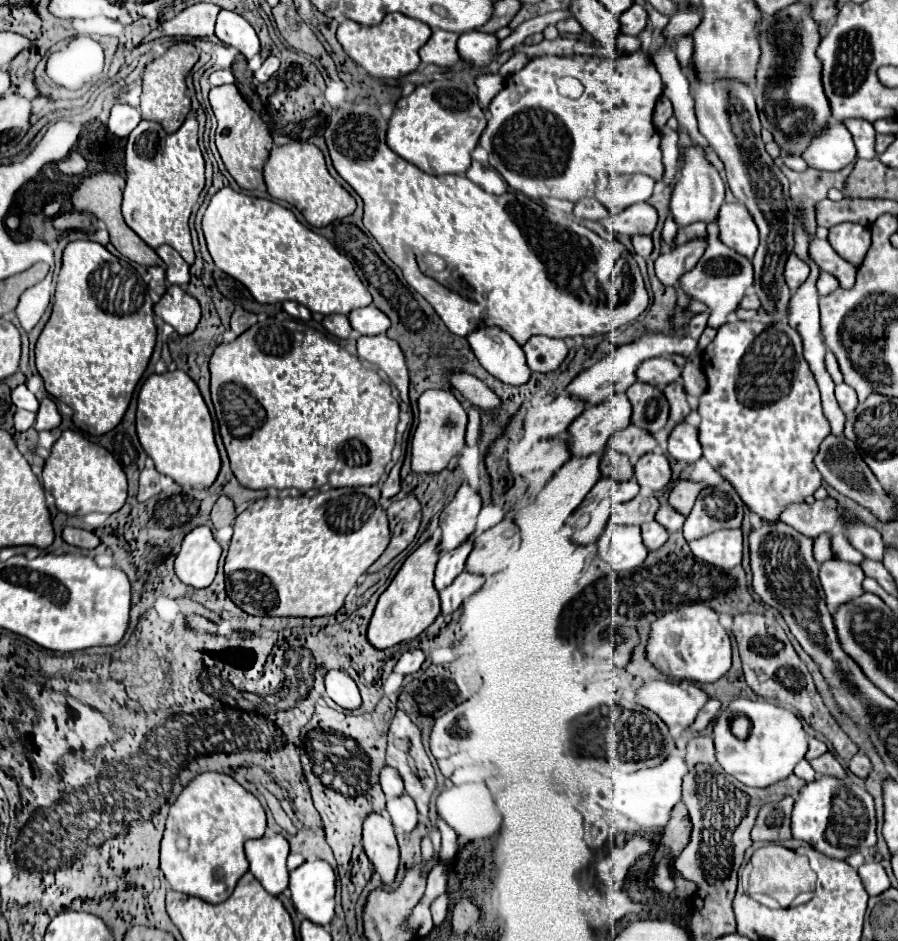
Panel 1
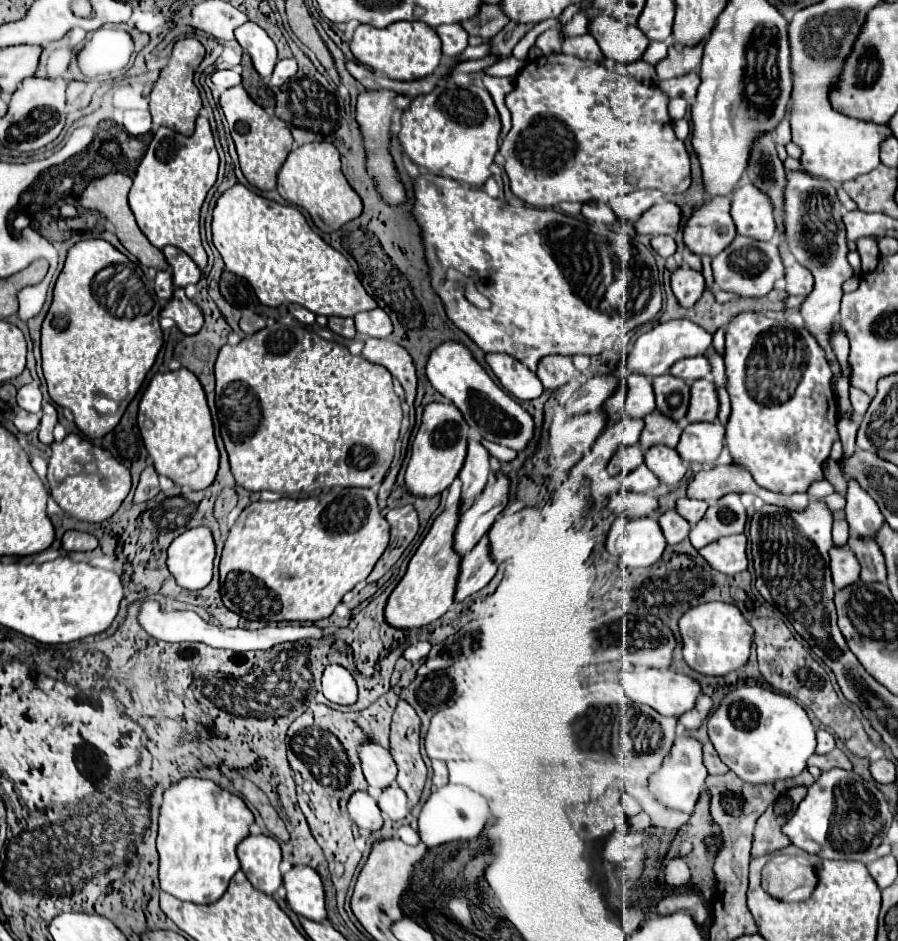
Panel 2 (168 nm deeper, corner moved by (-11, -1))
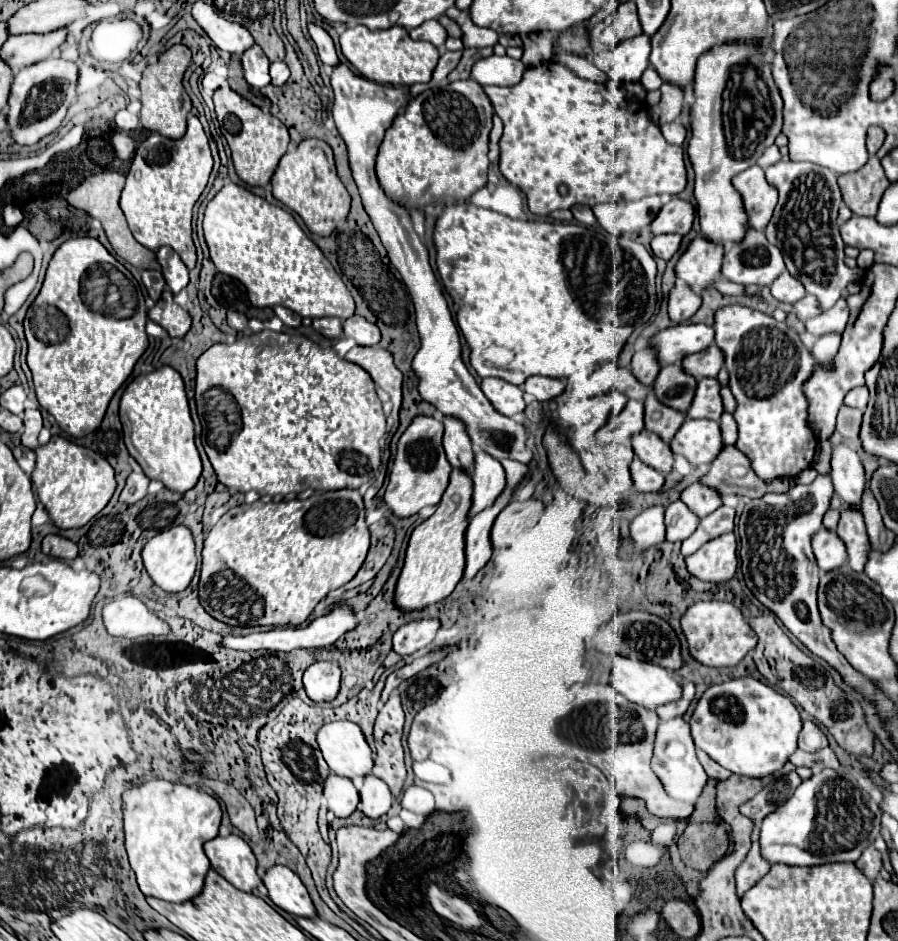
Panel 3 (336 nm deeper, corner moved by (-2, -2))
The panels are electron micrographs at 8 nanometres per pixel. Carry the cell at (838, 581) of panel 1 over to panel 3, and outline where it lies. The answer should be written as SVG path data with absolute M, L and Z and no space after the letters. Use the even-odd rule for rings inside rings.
M824 526L812 536L812 550L818 560L820 570L834 570L846 562L846 546L836 532L826 530Z

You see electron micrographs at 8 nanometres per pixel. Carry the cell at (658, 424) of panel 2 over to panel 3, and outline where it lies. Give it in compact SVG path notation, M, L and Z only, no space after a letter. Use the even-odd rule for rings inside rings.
M654 392L648 394L648 398L644 400L644 406L646 406L646 414L644 414L646 430L658 434L664 442L670 442L678 432L678 428L682 426L686 414L658 402Z

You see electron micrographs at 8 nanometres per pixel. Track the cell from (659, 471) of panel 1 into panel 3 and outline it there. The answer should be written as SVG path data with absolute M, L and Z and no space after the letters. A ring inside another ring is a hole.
M642 430L640 434L634 434L632 438L632 448L634 454L648 466L656 468L662 474L668 474L672 470L674 464L674 454L670 450L670 446L666 442L662 442L662 438L654 436L648 430Z

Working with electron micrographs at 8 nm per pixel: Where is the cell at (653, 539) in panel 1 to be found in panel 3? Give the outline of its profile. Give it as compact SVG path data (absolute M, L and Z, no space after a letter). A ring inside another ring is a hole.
M682 500L672 502L666 508L666 540L686 540L698 528L698 522L700 518L694 512L690 512L690 508Z

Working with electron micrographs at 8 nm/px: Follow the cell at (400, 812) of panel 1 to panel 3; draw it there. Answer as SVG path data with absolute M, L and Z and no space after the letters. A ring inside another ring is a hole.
M368 774L362 782L362 788L360 788L358 808L368 818L378 820L380 816L384 816L390 810L390 806L392 806L392 794L390 794L388 786L380 778Z

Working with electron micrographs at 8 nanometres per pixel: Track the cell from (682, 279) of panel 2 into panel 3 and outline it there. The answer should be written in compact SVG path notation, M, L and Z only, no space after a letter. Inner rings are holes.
M678 280L676 286L672 288L670 300L668 300L670 320L674 324L682 324L682 322L690 320L698 308L700 308L700 296L694 294L694 290L690 286L686 286L682 280Z

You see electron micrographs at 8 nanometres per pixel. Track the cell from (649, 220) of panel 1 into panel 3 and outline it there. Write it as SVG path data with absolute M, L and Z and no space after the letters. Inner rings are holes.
M672 198L668 204L662 206L660 214L656 220L650 224L650 230L654 234L688 234L694 222L694 204L682 200L682 198Z

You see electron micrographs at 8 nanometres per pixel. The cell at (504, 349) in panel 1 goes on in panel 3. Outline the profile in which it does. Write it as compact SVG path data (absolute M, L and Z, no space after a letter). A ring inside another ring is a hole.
M484 378L480 382L480 390L502 416L514 416L526 408L524 390L500 378Z

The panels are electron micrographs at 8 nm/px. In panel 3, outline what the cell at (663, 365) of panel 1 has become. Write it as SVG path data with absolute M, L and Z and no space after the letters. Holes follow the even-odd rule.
M716 344L708 346L706 350L702 350L698 354L686 356L684 362L682 362L684 370L688 374L696 376L696 378L706 378L706 376L716 378L720 368L722 368L722 364L724 364L724 354L722 354L722 350Z

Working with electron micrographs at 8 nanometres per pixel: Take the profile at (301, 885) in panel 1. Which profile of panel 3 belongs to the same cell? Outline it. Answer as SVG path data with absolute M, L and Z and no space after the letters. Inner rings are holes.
M272 866L266 870L262 882L268 888L268 896L276 906L280 906L282 910L294 916L316 918L316 908L308 896L306 886L290 868Z

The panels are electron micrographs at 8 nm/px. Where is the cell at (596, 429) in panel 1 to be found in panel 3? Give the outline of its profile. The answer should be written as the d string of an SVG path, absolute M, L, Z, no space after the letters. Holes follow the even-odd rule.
M646 346L632 356L632 372L642 384L654 384L654 378L658 376L660 368L662 366L660 366L656 350L652 346Z

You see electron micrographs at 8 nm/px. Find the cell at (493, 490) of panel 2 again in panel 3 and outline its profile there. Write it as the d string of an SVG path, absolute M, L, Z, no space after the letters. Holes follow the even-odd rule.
M476 450L474 454L472 480L474 480L474 502L470 508L470 518L488 508L506 486L502 464L496 458L490 458L490 454L486 454L484 450Z

